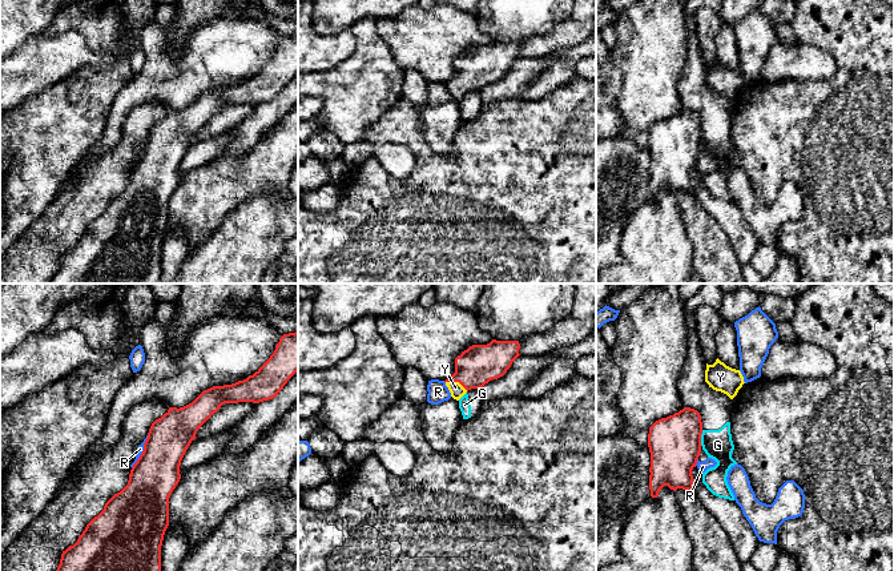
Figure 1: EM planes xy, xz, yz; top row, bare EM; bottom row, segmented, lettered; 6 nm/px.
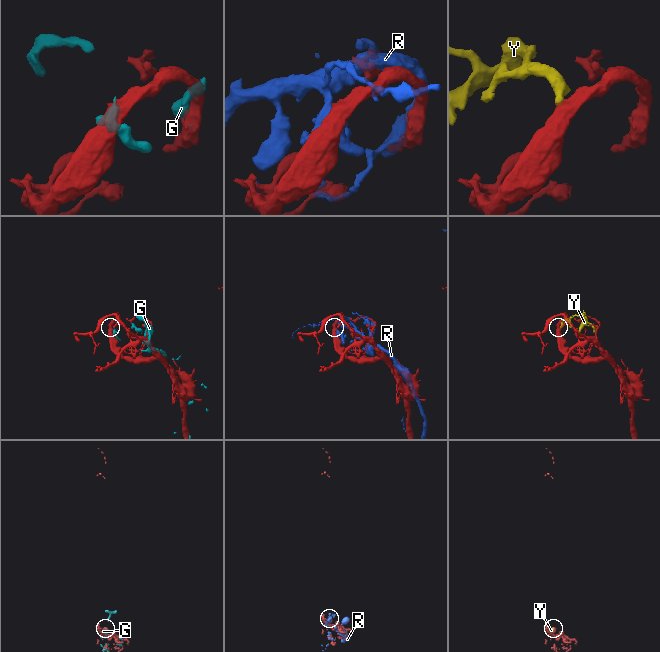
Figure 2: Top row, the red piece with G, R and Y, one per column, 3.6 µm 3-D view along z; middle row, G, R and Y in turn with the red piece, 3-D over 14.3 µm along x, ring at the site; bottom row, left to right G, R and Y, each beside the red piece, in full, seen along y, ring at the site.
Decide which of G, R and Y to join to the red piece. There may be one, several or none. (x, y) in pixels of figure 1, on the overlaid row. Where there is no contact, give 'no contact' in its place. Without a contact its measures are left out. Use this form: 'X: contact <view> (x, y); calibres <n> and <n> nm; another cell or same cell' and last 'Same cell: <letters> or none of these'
G: contact yz (700, 438); calibres 320 and 180 nm; another cell
R: contact xy (143, 451); calibres 280 and 50 nm; another cell
Y: contact xz (456, 381); calibres 240 and 90 nm; same cell
Same cell: Y

